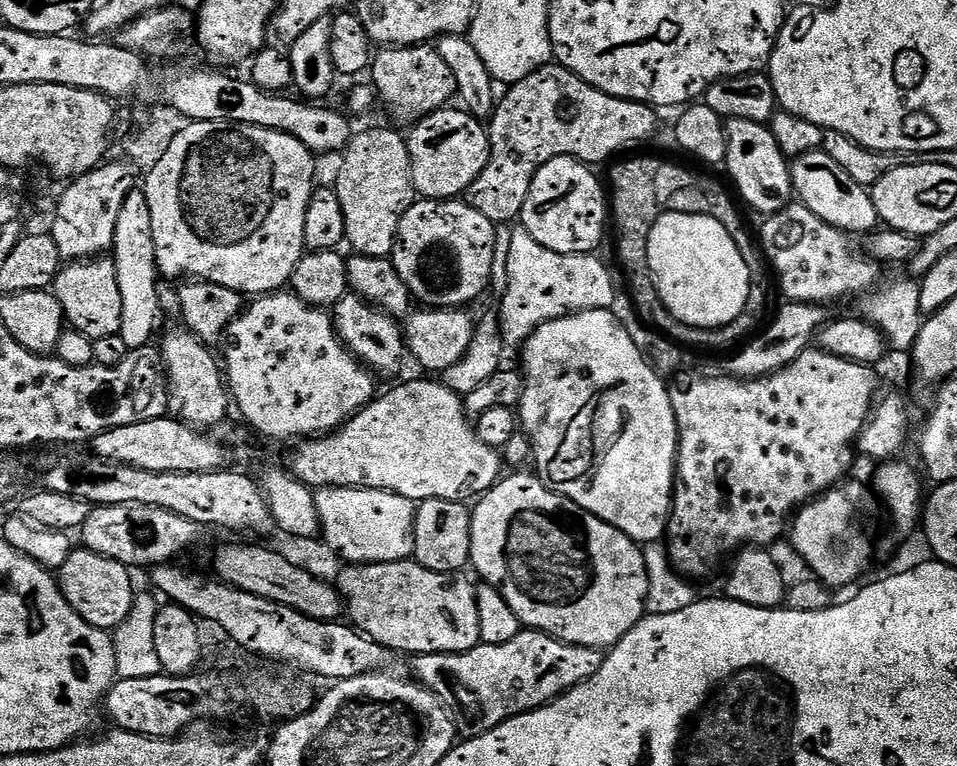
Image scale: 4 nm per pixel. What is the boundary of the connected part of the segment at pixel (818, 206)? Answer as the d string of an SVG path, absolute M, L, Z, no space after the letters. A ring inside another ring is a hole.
M823 150L802 153L791 161L790 167L792 187L799 203L814 214L818 214L822 222L841 228L843 232L849 234L871 233L881 223L878 210L872 201L871 191L854 182L854 178L850 178L850 174L846 174L846 170L842 170L842 166L832 161Z

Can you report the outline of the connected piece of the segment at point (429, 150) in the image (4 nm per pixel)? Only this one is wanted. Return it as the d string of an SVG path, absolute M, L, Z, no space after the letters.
M449 106L431 112L427 118L419 120L409 132L412 133L407 133L406 139L412 167L412 187L423 199L450 200L463 197L474 178L478 178L478 174L482 174L482 170L488 165L488 129L476 117L459 107Z

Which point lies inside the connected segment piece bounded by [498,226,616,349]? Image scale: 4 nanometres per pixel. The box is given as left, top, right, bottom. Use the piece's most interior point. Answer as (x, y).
(543, 285)

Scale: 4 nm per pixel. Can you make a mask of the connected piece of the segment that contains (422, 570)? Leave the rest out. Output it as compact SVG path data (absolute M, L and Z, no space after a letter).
M415 559L395 560L394 562L378 562L377 564L348 564L337 574L334 579L334 587L340 593L345 605L347 613L351 616L351 623L363 635L368 636L374 642L378 642L383 648L388 649L389 653L408 652L412 656L425 656L426 654L442 654L443 652L465 652L476 647L481 643L480 630L478 628L478 602L476 601L475 583L464 577L464 574L453 574L451 572L435 572L434 570L426 570L426 566L416 563Z

